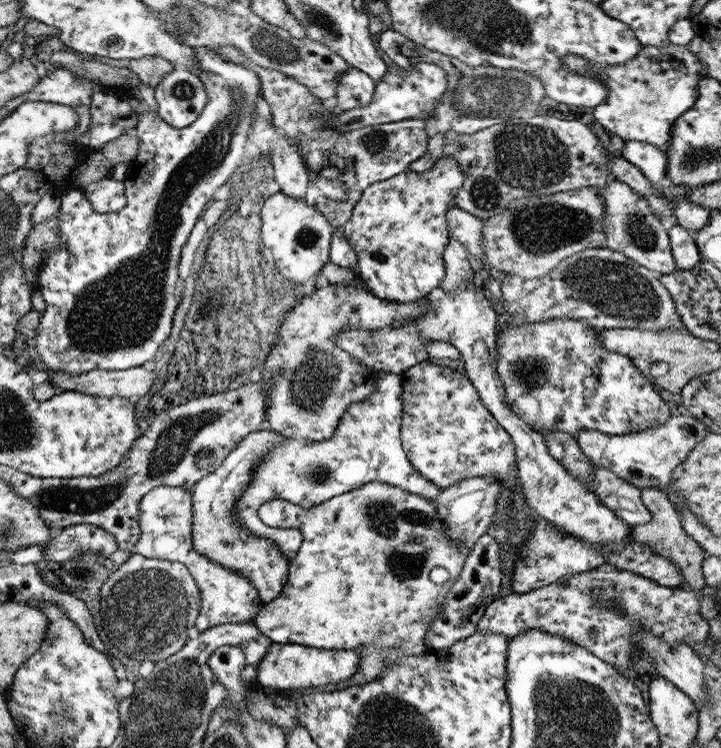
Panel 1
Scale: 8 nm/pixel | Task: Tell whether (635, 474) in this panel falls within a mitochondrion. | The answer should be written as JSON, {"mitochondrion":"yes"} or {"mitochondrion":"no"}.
{"mitochondrion":"no"}

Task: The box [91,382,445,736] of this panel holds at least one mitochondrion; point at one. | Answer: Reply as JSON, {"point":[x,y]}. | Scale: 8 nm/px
{"point":[148,610]}

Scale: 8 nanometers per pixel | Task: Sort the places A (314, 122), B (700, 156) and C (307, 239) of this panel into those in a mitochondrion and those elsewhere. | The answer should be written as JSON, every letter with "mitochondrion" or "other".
{"A":"mitochondrion","B":"mitochondrion","C":"other"}

